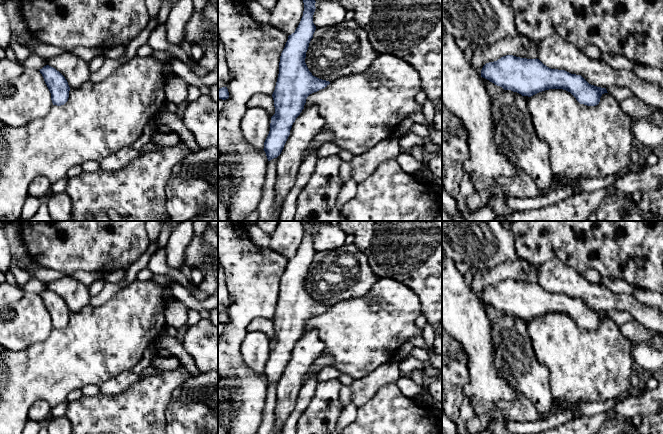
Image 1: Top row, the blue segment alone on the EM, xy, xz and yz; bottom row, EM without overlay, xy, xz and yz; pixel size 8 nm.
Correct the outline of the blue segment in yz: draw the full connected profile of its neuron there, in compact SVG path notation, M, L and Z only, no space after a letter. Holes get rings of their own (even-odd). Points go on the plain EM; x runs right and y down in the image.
M506 279L494 286L486 287L481 301L504 314L531 321L549 313L570 316L580 328L596 330L606 312L589 308L581 299L565 294L551 293L539 283L520 282Z

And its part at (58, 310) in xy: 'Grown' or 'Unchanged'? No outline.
Unchanged

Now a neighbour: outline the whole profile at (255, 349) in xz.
M261 331L247 332L240 348L244 364L253 372L264 373L270 355L271 339Z

